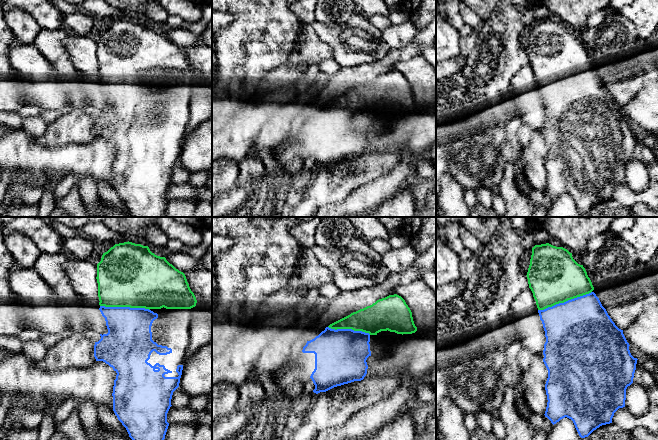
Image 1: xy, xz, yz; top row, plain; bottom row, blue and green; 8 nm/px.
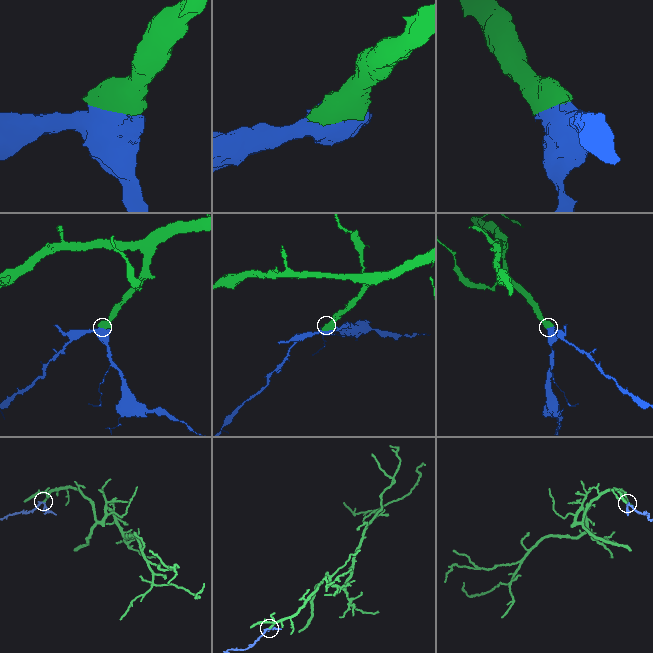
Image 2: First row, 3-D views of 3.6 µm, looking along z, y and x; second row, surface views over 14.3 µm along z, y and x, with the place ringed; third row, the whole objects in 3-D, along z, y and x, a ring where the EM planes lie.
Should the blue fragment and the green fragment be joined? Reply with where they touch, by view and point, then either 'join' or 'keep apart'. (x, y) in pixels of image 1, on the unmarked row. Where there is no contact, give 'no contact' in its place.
yz (564, 78) | join

